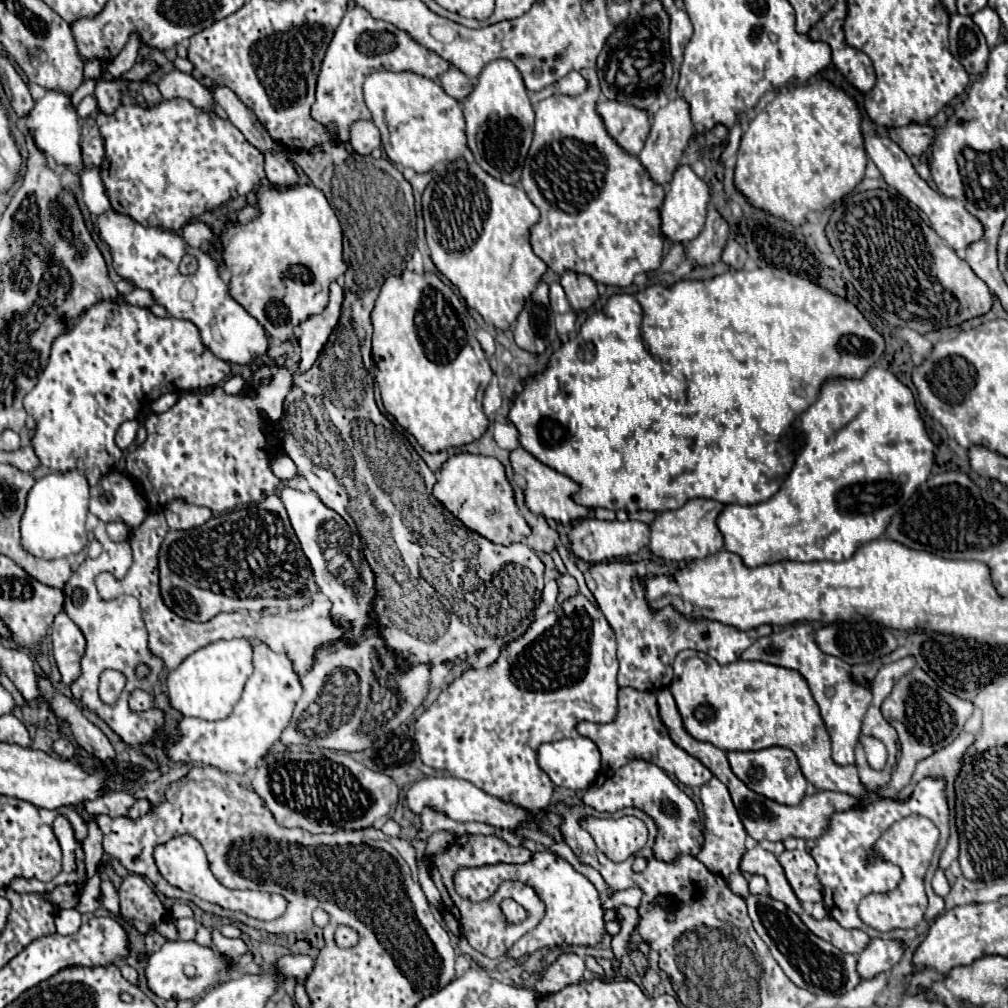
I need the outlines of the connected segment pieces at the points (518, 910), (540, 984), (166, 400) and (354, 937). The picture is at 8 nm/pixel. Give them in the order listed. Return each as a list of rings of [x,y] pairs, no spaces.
[[[510,899],[502,901],[502,911],[506,913],[506,919],[508,919],[510,923],[518,923],[518,921],[526,919],[526,911],[524,911],[516,901],[510,901]]]
[[[574,953],[560,955],[550,967],[545,969],[542,978],[535,985],[535,991],[540,996],[558,993],[568,985],[580,983],[584,971],[586,971],[586,965],[578,955]]]
[[[166,393],[166,395],[162,395],[160,399],[156,399],[156,401],[150,403],[150,413],[164,413],[164,411],[168,411],[176,401],[178,401],[178,395],[176,395],[176,393]]]
[[[338,927],[338,931],[336,931],[336,943],[340,947],[352,947],[352,945],[356,945],[356,941],[358,941],[358,933],[354,933],[354,929],[350,929],[350,927]]]

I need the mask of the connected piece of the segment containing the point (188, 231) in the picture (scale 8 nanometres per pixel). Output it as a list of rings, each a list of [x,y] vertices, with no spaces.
[[[192,221],[182,229],[182,239],[190,245],[190,247],[198,247],[198,249],[208,249],[210,247],[210,239],[212,239],[212,231],[206,223],[200,221]]]

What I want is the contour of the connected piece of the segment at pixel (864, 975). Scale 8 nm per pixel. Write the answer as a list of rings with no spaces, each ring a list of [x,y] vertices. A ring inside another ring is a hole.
[[[872,939],[868,947],[858,955],[856,971],[860,979],[874,979],[876,975],[890,971],[902,959],[904,945],[900,941]]]

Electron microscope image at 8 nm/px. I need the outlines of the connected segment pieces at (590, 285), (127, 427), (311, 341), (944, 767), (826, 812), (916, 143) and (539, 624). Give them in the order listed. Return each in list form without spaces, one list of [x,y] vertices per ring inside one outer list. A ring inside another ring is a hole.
[[[564,271],[560,275],[560,285],[564,287],[566,297],[572,303],[572,309],[574,311],[588,309],[598,299],[596,281],[590,275],[586,275],[586,273]]]
[[[138,419],[122,423],[120,429],[118,429],[118,433],[116,433],[116,445],[118,445],[122,451],[130,449],[132,443],[134,443],[134,439],[136,439],[136,431],[138,431]]]
[[[334,281],[330,285],[330,303],[328,303],[328,307],[320,315],[310,315],[306,321],[300,323],[302,333],[298,337],[298,347],[300,347],[298,373],[306,373],[314,365],[320,349],[328,341],[330,331],[336,327],[338,317],[340,317],[342,297],[344,297],[342,287]]]
[[[960,735],[952,745],[936,751],[934,755],[922,759],[918,765],[916,765],[916,771],[912,775],[912,781],[908,787],[904,787],[898,797],[910,797],[914,785],[918,781],[922,781],[924,777],[936,777],[936,779],[944,779],[946,781],[946,793],[948,793],[948,799],[952,801],[954,795],[952,795],[952,785],[954,785],[954,777],[958,775],[958,765],[960,765],[960,759],[962,759],[962,753],[968,749],[968,745],[974,741],[974,735]]]
[[[664,687],[658,691],[658,707],[660,707],[660,719],[662,723],[666,725],[668,733],[670,733],[670,739],[674,741],[674,745],[682,747],[686,753],[690,753],[692,757],[698,757],[730,791],[732,795],[732,801],[740,813],[740,819],[748,831],[748,835],[756,841],[762,841],[762,839],[768,839],[768,841],[784,841],[788,837],[802,837],[802,839],[814,839],[818,837],[818,833],[822,833],[822,829],[826,829],[826,821],[830,819],[832,813],[836,811],[846,811],[846,809],[852,809],[858,805],[858,801],[848,795],[848,793],[836,793],[836,791],[818,791],[810,797],[804,797],[798,805],[794,807],[788,807],[788,805],[780,805],[776,801],[770,801],[754,791],[750,791],[730,769],[728,765],[728,759],[726,759],[726,753],[718,747],[714,747],[712,743],[702,743],[702,741],[696,741],[694,737],[690,737],[686,733],[686,729],[682,729],[682,719],[680,719],[680,713],[676,709],[676,703],[674,703],[674,697],[672,693]]]
[[[906,125],[888,131],[888,137],[896,141],[906,155],[922,155],[934,139],[934,129],[928,125]]]
[[[582,593],[566,599],[556,611],[534,619],[528,631],[510,641],[500,657],[482,669],[468,669],[456,677],[416,721],[416,743],[422,763],[476,785],[488,795],[524,809],[552,805],[552,781],[536,763],[536,749],[544,741],[572,737],[580,721],[612,723],[618,715],[618,657],[616,639],[606,617]]]

